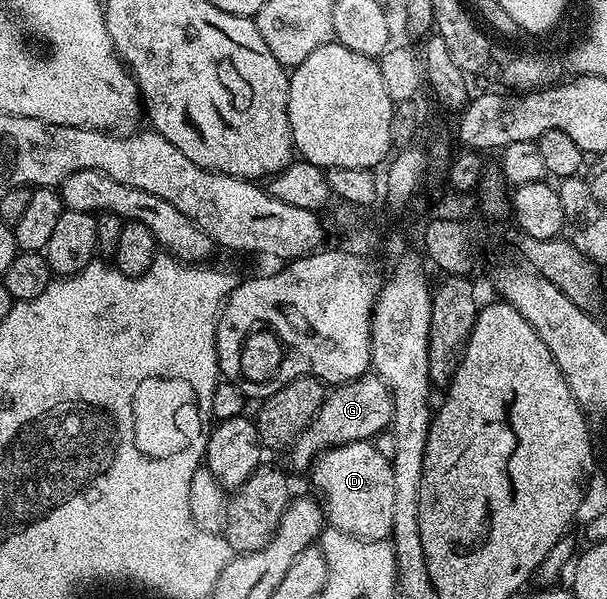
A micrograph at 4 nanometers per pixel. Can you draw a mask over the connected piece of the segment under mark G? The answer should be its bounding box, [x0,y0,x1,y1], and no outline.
[289,372,394,472]

